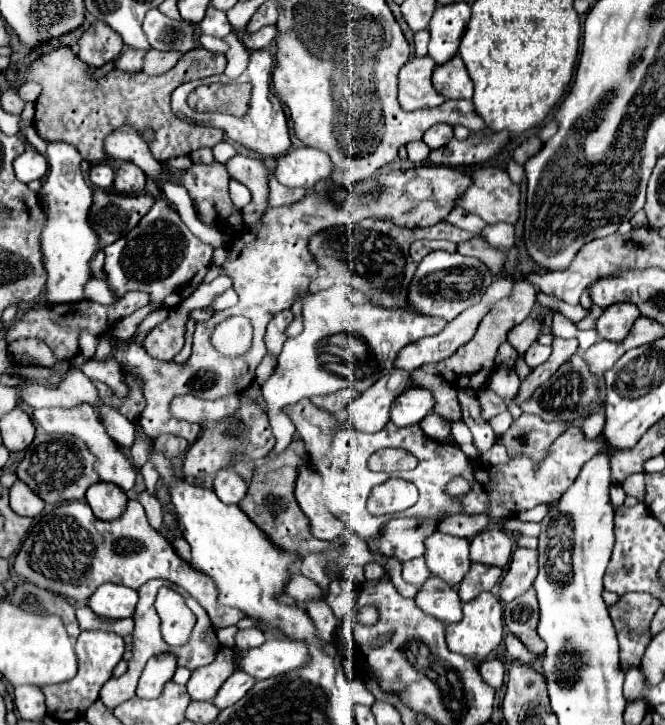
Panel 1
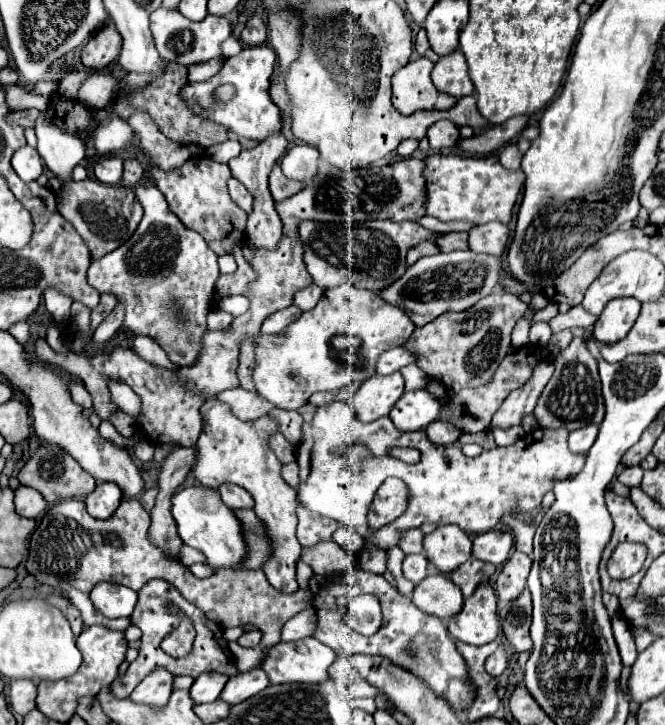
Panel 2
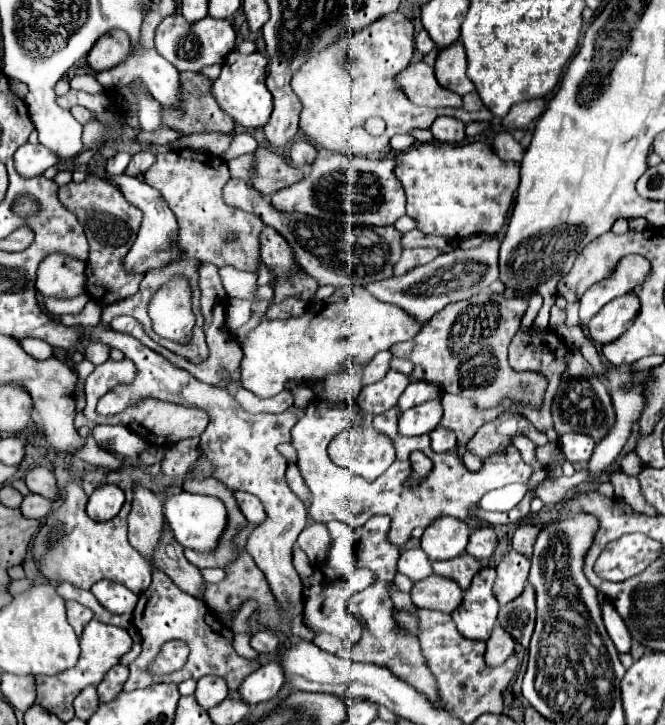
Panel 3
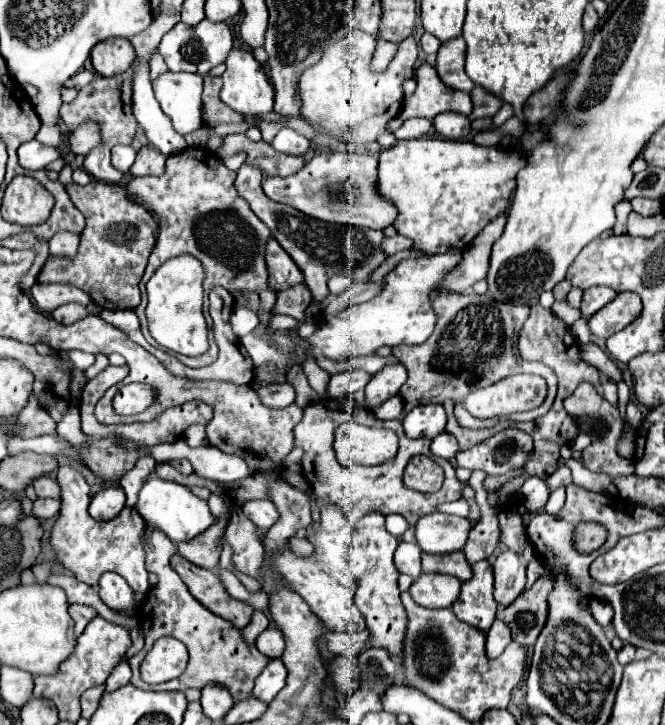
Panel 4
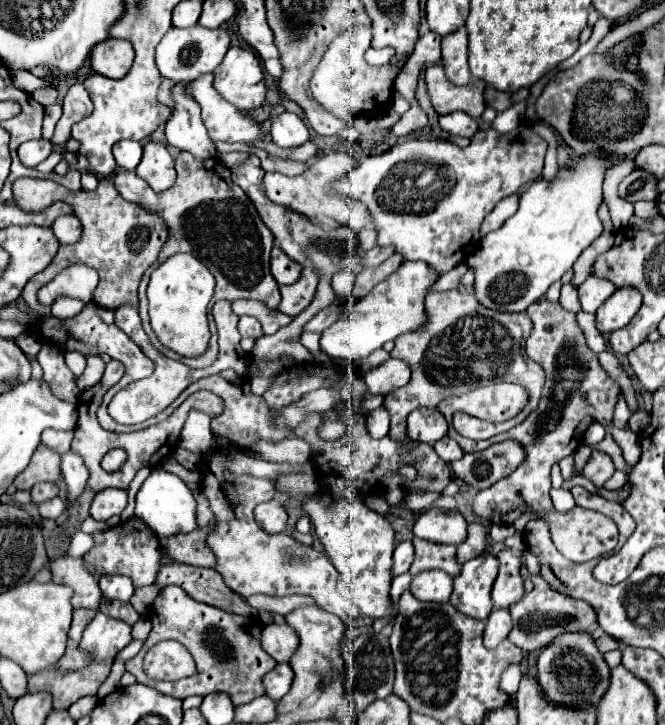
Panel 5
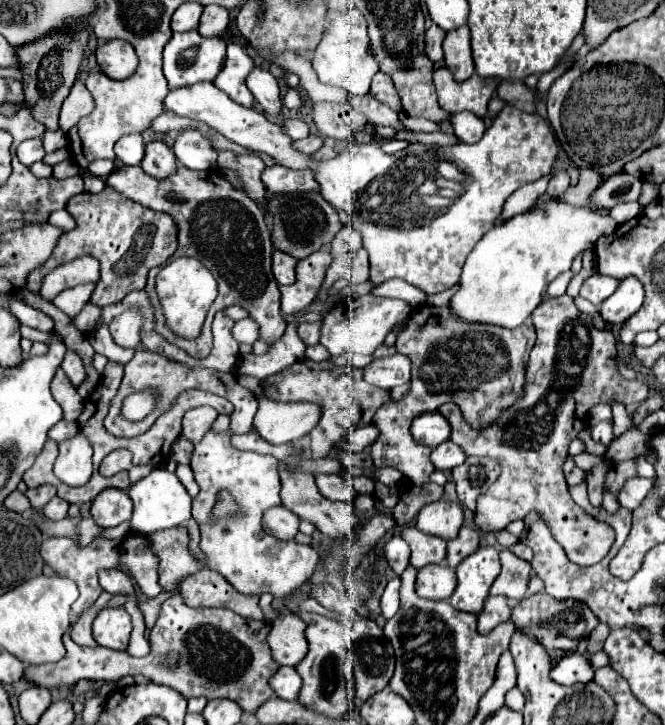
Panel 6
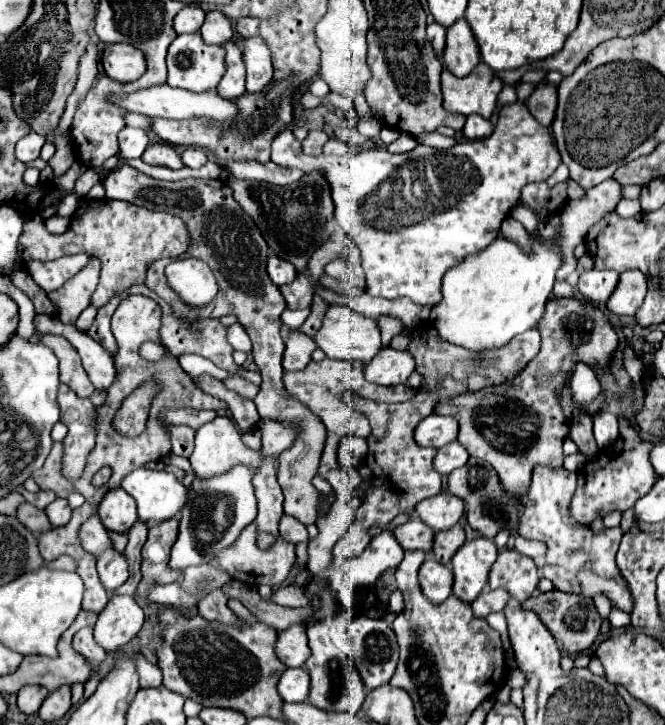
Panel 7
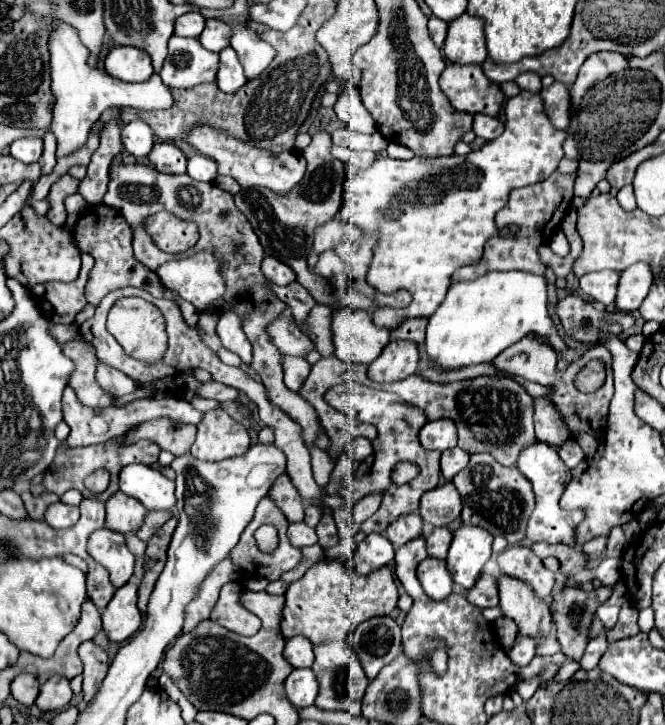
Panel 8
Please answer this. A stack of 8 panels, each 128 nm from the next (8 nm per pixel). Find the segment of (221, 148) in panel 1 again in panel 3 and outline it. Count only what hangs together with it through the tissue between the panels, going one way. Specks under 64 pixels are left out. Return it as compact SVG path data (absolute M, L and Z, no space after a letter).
M238 132L238 134L234 136L234 142L232 142L230 150L226 152L224 160L230 160L230 158L242 156L242 154L250 154L256 146L258 146L258 144L256 144L256 140L254 140L252 134L248 134L248 132Z

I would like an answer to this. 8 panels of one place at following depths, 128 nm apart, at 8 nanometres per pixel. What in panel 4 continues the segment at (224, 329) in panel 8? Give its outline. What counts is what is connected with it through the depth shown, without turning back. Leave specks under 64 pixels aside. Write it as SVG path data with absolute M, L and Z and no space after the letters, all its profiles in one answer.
M234 308L230 322L232 322L234 334L238 338L242 338L242 336L250 334L258 326L258 316L252 310L248 310L248 308Z

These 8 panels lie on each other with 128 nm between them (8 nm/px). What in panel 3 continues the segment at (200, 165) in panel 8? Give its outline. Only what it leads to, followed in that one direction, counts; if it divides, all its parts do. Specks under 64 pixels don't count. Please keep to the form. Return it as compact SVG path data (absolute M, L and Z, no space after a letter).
M140 48L138 54L130 54L126 62L122 62L120 66L116 66L116 70L108 70L108 72L100 72L94 74L96 80L106 86L108 90L118 90L118 88L124 88L130 84L130 76L138 76L146 88L150 90L150 94L160 102L164 104L166 108L174 108L178 110L184 102L184 96L182 96L182 86L180 86L180 72L168 62L164 60L156 50L144 50Z

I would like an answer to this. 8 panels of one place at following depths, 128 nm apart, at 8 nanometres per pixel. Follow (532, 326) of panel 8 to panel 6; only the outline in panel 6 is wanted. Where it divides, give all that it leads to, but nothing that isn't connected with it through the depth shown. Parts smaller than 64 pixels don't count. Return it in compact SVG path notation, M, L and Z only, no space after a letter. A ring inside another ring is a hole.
M548 202L532 212L518 214L492 228L468 254L458 290L450 298L452 316L460 322L480 322L504 328L522 326L532 310L544 300L548 284L572 266L578 252L594 248L601 236L609 236L618 224L588 208L574 208L562 202ZM596 404L596 406L592 406L592 410L590 410L590 424L592 424L592 426L598 424L600 420L610 420L610 418L612 418L610 406L606 406L606 404Z

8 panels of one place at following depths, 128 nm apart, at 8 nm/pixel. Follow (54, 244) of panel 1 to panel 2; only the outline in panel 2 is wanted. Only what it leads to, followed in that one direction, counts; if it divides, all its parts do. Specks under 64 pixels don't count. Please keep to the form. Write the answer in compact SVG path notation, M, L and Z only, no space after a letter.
M48 110L40 112L34 126L38 136L38 152L54 176L58 176L62 182L68 182L72 180L72 168L86 156L86 144L78 134L60 130L52 120L46 118L46 114Z

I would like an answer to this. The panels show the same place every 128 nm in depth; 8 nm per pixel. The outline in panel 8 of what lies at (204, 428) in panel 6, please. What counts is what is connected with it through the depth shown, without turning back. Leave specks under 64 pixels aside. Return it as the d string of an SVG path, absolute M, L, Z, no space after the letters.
M70 386L64 388L62 414L64 414L64 422L70 426L70 434L66 438L66 444L72 446L72 448L74 446L90 446L90 444L104 444L112 438L124 436L136 424L142 424L146 420L154 420L154 418L160 418L160 416L168 416L168 418L184 422L184 424L198 424L200 422L200 412L190 402L176 400L174 396L158 396L158 398L152 398L152 400L136 398L136 400L124 404L124 406L112 406L112 408L96 412L94 408L88 408L88 406L80 404Z

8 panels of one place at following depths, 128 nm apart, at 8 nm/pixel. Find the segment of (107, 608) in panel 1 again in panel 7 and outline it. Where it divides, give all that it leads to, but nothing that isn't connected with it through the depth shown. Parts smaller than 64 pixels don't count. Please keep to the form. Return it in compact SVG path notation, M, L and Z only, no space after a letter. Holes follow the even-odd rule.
M98 516L86 520L80 528L82 548L96 558L98 574L104 588L116 590L128 580L128 560L112 544L112 538ZM138 658L138 674L140 674L140 688L156 688L162 686L162 672L146 658Z

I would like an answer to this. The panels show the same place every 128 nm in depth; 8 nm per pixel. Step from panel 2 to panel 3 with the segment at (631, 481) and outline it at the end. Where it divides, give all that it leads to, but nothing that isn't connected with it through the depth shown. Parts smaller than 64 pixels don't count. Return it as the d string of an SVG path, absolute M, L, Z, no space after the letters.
M630 450L628 454L624 454L624 456L622 456L622 460L620 460L620 468L622 468L626 474L636 476L636 474L642 470L642 462L640 462L638 454L634 454L634 452Z

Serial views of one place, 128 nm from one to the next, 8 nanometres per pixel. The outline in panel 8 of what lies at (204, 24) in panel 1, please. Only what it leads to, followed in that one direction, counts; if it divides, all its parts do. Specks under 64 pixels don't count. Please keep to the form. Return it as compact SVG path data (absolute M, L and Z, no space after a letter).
M170 38L168 56L160 70L160 78L166 86L190 88L202 82L214 82L216 72L218 54L202 48L198 38Z

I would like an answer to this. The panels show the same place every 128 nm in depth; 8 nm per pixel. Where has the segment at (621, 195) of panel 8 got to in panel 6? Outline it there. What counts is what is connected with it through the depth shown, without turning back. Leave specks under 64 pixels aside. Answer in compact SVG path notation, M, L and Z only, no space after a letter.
M628 202L628 204L618 204L610 210L610 218L614 218L618 224L624 224L640 214L642 206L638 202Z

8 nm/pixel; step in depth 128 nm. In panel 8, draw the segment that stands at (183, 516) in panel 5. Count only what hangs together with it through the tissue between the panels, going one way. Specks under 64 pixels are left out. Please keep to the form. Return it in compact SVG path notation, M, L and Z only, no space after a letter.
M128 464L120 472L120 492L138 498L148 510L170 510L176 504L174 482L146 464Z

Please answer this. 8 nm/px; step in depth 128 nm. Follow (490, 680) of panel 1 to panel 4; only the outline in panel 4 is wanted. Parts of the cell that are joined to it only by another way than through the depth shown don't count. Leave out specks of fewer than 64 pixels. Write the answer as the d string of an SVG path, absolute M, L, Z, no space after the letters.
M496 618L492 628L486 632L486 654L488 654L488 658L498 658L510 642L512 642L510 628L504 626L504 622L500 622Z

